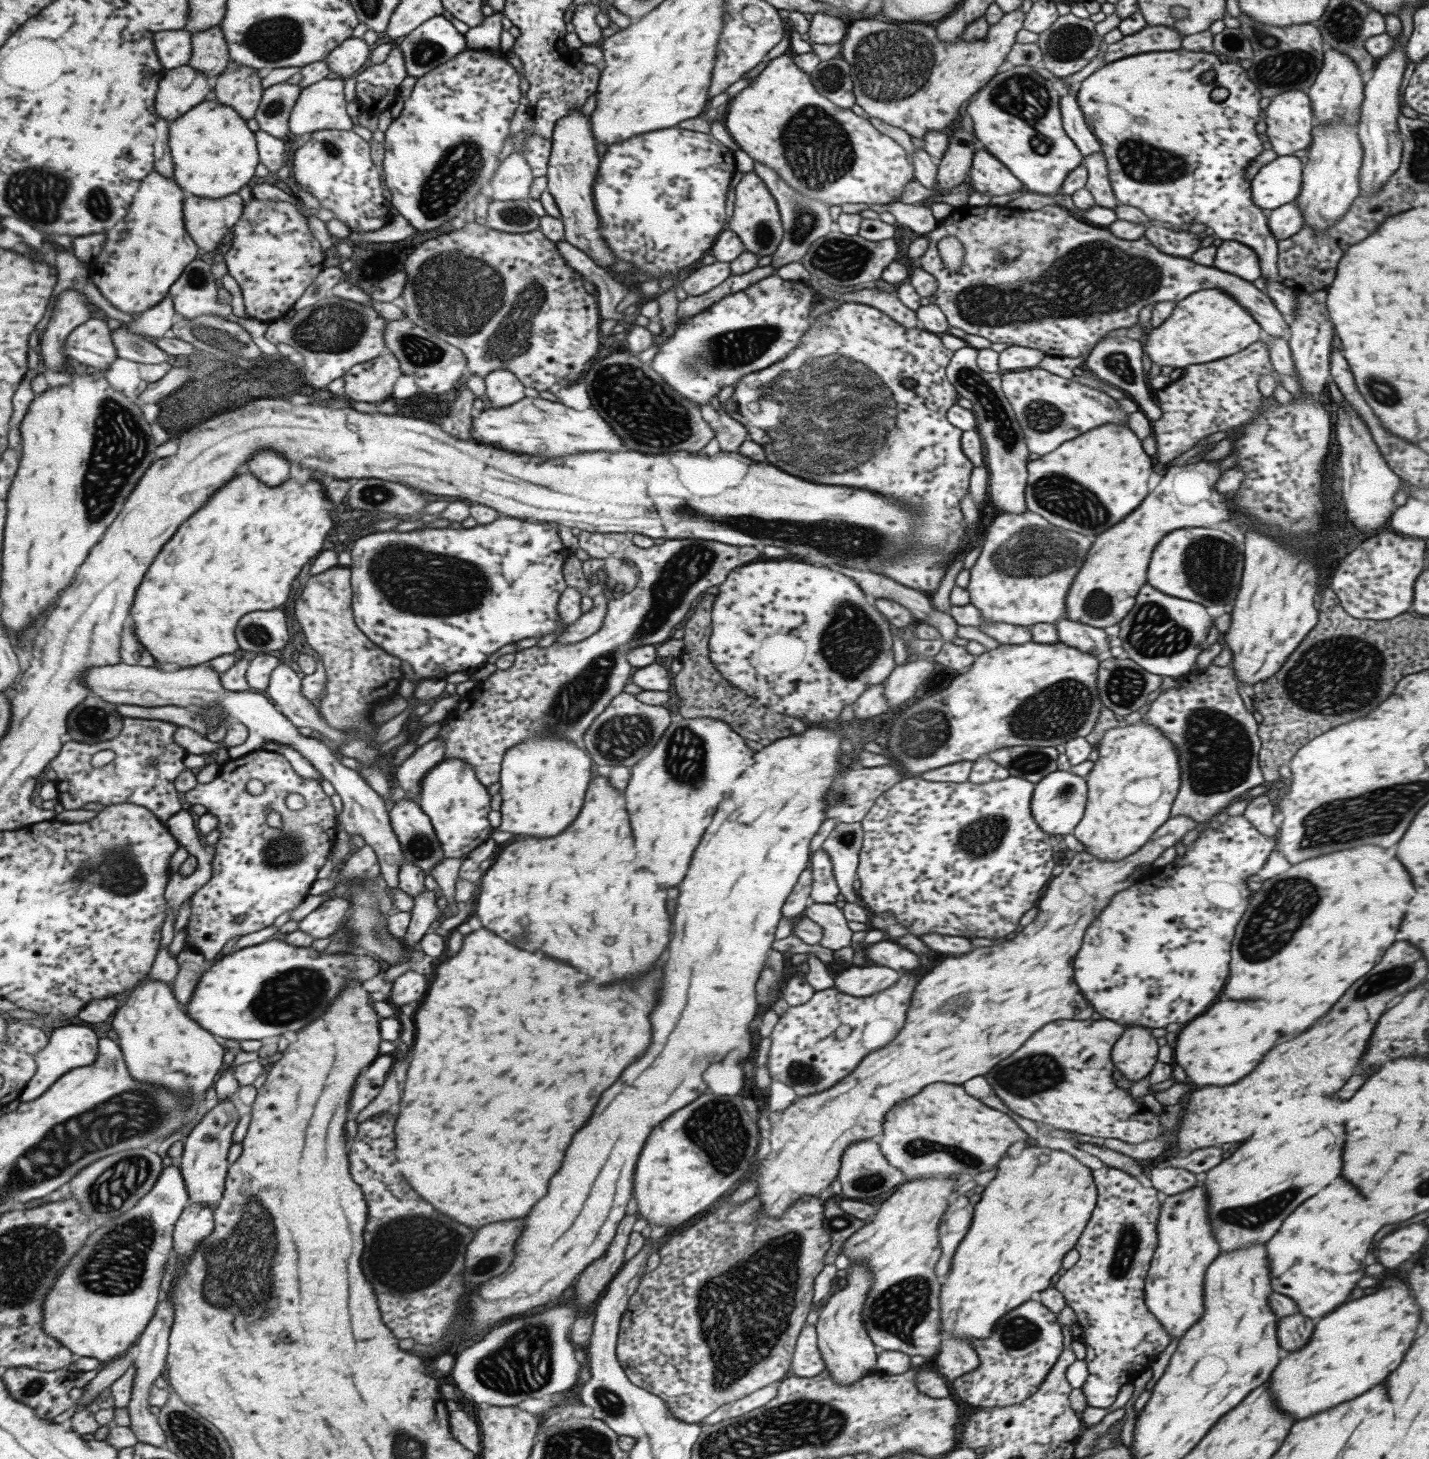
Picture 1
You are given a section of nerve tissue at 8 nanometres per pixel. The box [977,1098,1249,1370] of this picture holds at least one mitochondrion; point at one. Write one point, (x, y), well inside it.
(1126, 1252)

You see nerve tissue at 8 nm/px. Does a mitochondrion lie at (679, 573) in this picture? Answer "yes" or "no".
yes

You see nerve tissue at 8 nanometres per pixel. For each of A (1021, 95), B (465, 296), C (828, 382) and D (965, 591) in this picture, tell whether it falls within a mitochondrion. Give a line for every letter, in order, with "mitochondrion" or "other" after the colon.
A: mitochondrion
B: mitochondrion
C: mitochondrion
D: other

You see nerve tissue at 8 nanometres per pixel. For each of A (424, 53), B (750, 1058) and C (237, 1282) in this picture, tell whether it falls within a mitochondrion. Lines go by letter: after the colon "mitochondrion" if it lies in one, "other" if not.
A: mitochondrion
B: other
C: mitochondrion

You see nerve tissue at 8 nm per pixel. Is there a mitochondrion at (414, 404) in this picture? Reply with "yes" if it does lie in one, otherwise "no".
no

